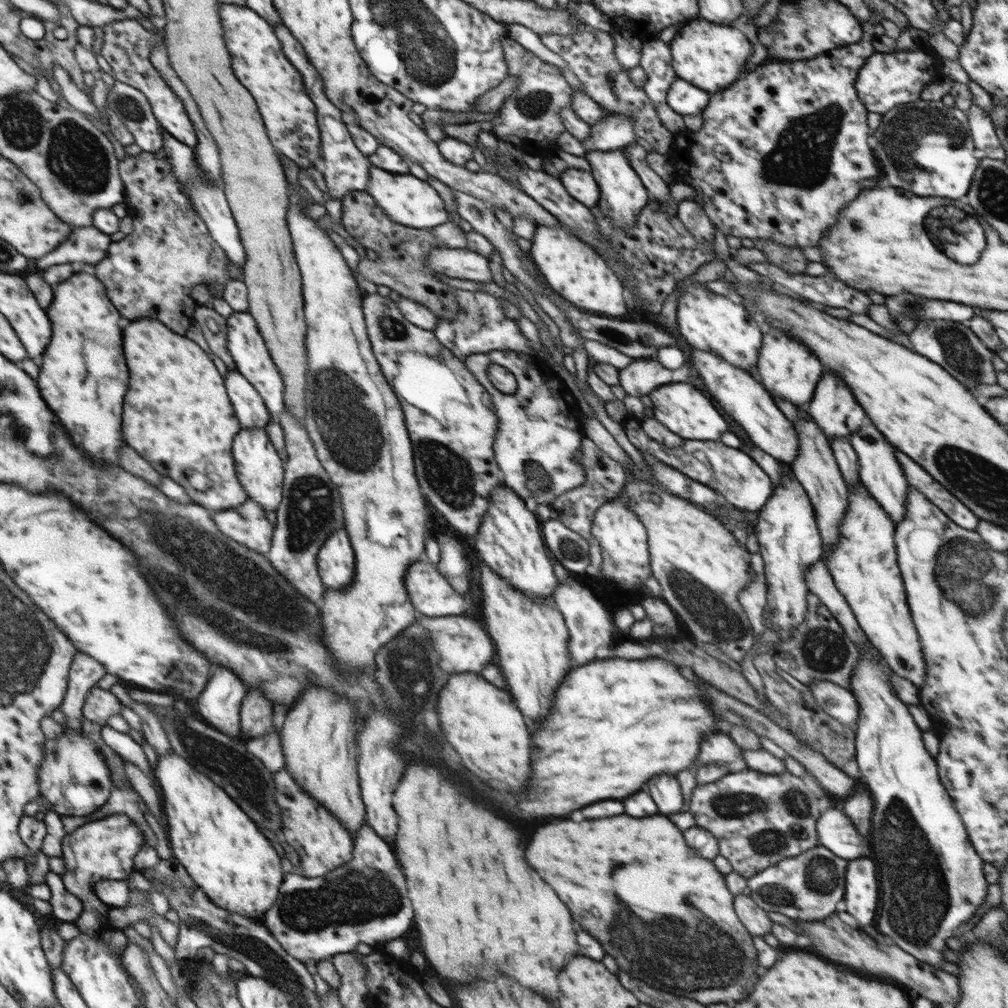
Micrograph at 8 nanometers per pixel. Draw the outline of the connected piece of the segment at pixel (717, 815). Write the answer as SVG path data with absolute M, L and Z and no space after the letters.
M740 767L714 782L698 784L692 794L690 814L694 816L696 826L708 830L717 838L719 854L729 860L733 871L748 879L785 858L798 856L820 844L816 831L820 816L818 799L800 777L788 771L770 774Z

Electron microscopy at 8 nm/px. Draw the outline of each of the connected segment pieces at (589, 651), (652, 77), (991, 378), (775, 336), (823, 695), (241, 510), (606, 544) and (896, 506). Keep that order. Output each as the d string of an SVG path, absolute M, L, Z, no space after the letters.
M572 581L558 583L553 599L561 610L560 614L563 615L569 632L568 652L572 666L582 666L591 662L594 660L596 650L608 644L610 640L610 628L612 628L610 612L604 610L604 606L594 598L590 590Z
M656 36L645 40L641 50L639 65L647 76L643 90L653 104L667 102L668 90L677 80L676 72L671 65L671 50L668 42Z
M920 320L918 326L910 334L910 340L912 340L914 352L930 358L932 362L938 362L946 372L954 374L954 378L958 378L958 382L962 382L968 390L972 390L972 394L976 396L978 402L984 400L976 392L978 384L997 384L993 365L994 356L976 338L976 334L968 326L964 326L962 322L952 322L952 320Z
M768 328L762 337L759 358L757 360L760 381L772 395L781 396L794 405L806 405L814 396L814 388L822 376L823 364L818 356L803 342L782 329Z
M814 680L810 691L820 708L843 725L855 728L859 715L856 697L851 691L841 688L827 680Z
M249 498L237 508L214 510L210 514L218 518L215 522L236 542L242 542L264 556L270 551L274 526L266 518L266 511L255 500Z
M617 498L607 501L596 510L591 534L598 540L602 548L603 579L613 585L618 592L627 592L643 588L648 577L652 575L647 530L642 521L624 502Z
M867 422L857 431L848 436L852 448L855 450L859 464L860 482L868 489L868 492L882 505L882 508L890 515L896 523L902 520L906 512L906 495L909 487L902 465L897 459L897 450L885 436L873 425Z

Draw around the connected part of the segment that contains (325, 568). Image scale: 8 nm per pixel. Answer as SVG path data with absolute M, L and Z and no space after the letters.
M345 528L329 534L320 547L316 563L325 591L342 591L354 579L354 552Z

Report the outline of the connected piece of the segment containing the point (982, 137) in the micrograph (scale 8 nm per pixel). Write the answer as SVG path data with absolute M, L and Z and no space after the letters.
M973 105L967 112L967 125L975 148L983 150L988 158L1004 161L1006 154L996 136L995 124L987 112Z

